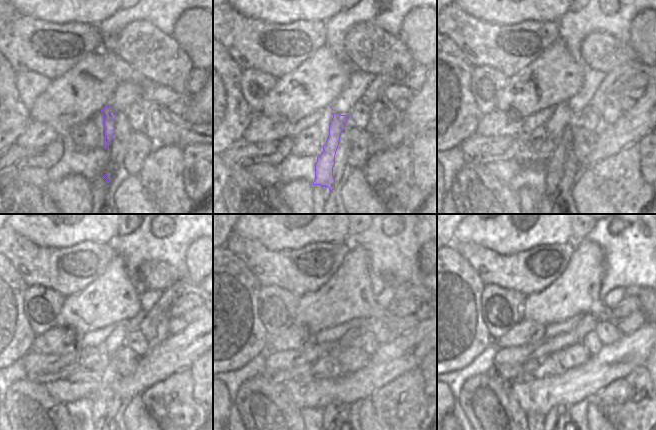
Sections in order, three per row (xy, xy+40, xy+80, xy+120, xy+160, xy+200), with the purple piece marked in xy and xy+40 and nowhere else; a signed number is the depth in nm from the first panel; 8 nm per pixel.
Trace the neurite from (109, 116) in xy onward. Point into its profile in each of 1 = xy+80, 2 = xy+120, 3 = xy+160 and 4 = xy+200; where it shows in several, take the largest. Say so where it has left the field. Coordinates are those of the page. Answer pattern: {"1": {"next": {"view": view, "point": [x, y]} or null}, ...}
{"1": {"next": {"view": "xy+80", "point": [553, 166]}}, "2": {"next": {"view": "xy+120", "point": [101, 405]}}, "3": {"next": {"view": "xy+160", "point": [331, 411]}}, "4": {"next": {"view": "xy+200", "point": [553, 416]}}}

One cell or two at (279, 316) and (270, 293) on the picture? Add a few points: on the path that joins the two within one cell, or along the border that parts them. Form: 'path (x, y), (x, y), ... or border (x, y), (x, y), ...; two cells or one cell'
path (277, 310), (272, 299); one cell

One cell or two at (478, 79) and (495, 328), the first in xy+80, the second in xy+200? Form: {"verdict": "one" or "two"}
{"verdict": "one"}

